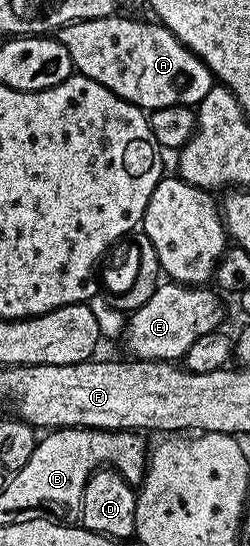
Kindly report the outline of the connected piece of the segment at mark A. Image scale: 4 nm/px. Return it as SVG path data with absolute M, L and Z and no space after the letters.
M119 16L71 22L56 30L57 40L63 43L63 47L67 47L67 55L71 55L74 70L82 77L95 79L95 83L103 83L107 91L146 111L176 105L197 106L203 95L207 95L207 91L211 91L215 83L214 75L209 68L167 26L153 19L136 21L133 17Z

